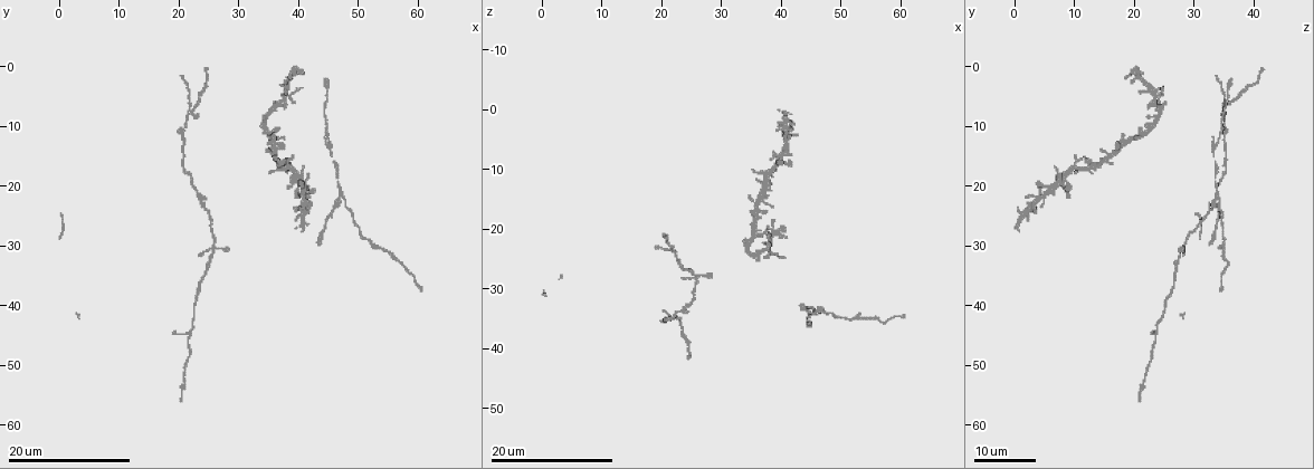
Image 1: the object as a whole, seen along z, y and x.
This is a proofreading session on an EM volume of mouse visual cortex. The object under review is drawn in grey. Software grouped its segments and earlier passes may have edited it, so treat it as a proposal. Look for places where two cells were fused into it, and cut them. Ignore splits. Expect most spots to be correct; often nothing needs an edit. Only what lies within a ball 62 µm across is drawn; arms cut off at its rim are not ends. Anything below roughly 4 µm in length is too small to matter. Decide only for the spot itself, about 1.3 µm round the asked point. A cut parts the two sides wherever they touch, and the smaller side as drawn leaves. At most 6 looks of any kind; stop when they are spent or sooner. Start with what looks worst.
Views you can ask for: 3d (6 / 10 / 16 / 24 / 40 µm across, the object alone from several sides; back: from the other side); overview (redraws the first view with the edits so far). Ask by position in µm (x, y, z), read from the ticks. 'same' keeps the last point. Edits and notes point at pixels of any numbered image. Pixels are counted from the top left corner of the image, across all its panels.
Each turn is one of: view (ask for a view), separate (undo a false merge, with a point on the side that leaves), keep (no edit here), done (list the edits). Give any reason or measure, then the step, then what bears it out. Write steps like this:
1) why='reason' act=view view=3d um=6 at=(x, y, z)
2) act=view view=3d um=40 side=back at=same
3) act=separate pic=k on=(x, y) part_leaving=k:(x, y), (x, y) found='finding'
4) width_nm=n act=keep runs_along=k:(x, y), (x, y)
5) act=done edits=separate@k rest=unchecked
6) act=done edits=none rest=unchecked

why='arms part here' act=view view=3d um=24 at=(22.0, 44.5, 24.0)

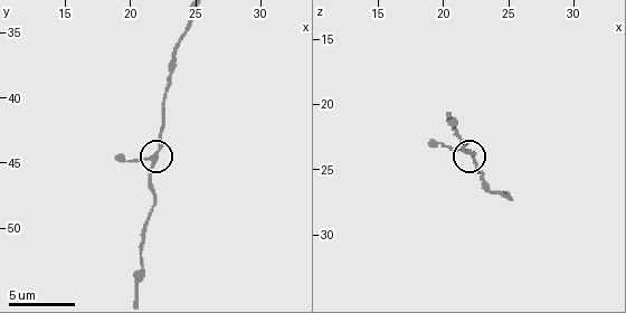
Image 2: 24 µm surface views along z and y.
act=view view=3d um=6 at=(21.8, 44.6, 23.8)

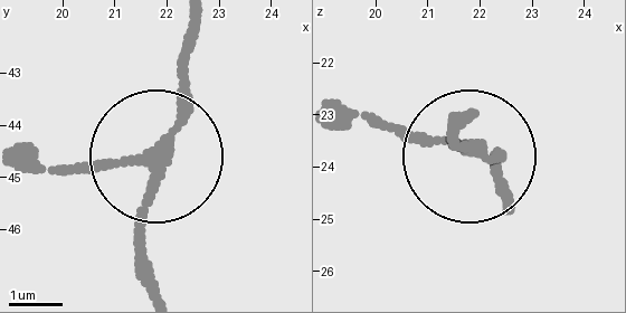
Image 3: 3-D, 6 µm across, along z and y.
arms=3 act=keep runs_along=3:(193, 19), (141, 282) found='continuous, no second cell'

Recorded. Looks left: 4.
why='a fork' act=view view=3d um=24 at=(47.0, 22.0, 33.5)

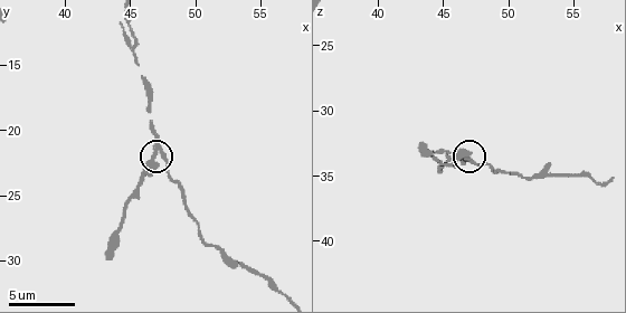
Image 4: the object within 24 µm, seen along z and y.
act=view view=3d um=6 at=same

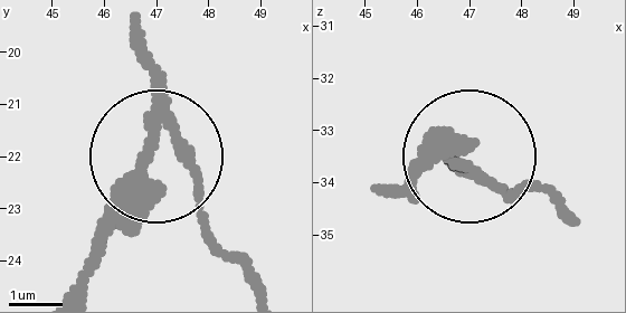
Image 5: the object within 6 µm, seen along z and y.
side_arm_um=10 arms=3 act=separate pic=5 on=(119, 187) found='two cells meet here'

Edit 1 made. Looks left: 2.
why='four or more arms meet' act=view view=3d um=16 at=(26.0, 30.5, 27.5)

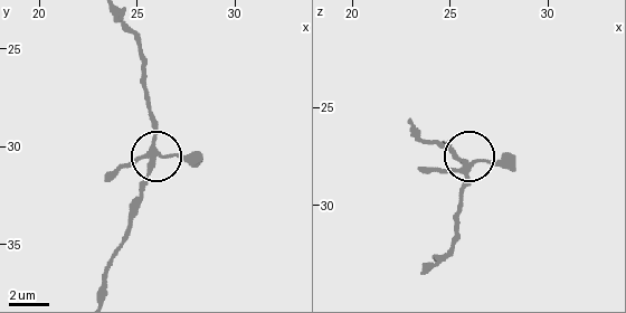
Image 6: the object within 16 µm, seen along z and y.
why='closer look' act=view view=3d um=6 at=(26.0, 30.6, 27.8)

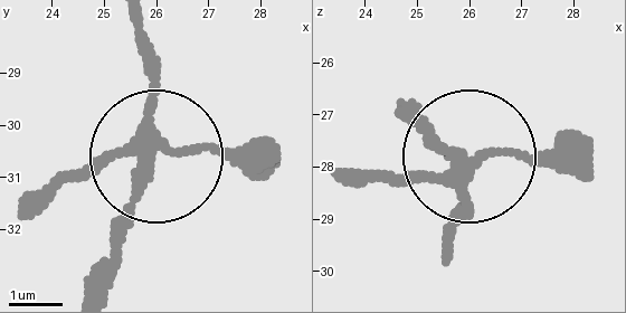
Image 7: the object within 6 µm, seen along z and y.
act=keep runs_along=7:(135, 29), (162, 144), (277, 158) found='continuous, no second cell'

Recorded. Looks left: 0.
act=done edits=separate@5 rest=unchecked

